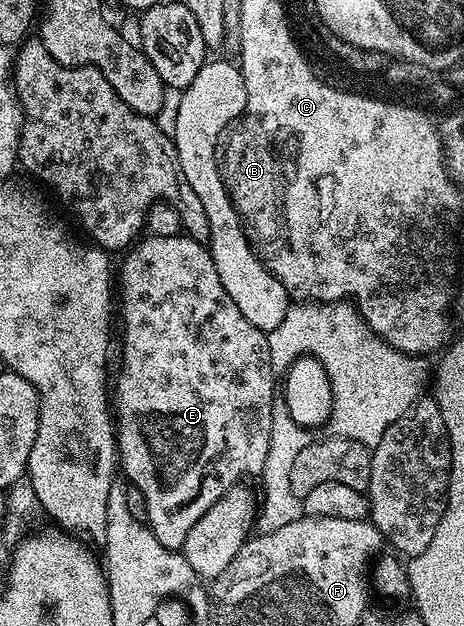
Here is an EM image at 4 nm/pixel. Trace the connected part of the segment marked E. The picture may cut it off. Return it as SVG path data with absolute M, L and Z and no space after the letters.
M182 233L174 234L173 236L143 236L122 255L122 258L123 263L120 266L118 263L117 266L117 314L118 317L119 314L123 317L123 367L119 370L119 379L116 382L114 379L113 382L113 422L117 427L117 462L121 467L122 473L123 470L127 473L125 475L126 481L132 487L140 489L141 495L145 496L145 503L148 508L147 525L151 527L153 536L157 536L157 540L161 540L161 544L165 544L165 548L182 551L193 524L197 524L197 520L201 520L201 516L205 516L205 512L209 512L209 508L213 508L213 504L217 504L217 500L221 500L221 496L225 496L225 492L229 492L235 486L240 485L246 479L243 478L246 474L262 475L265 456L269 456L269 432L273 424L273 408L277 401L277 382L275 386L277 374L276 371L271 369L267 334L261 328L253 328L253 324L249 324L249 320L245 320L245 316L241 316L241 308L237 308L237 304L233 304L229 292L225 292L225 284L221 284L221 276L217 276L217 268L211 259L210 249L204 243L188 238Z

